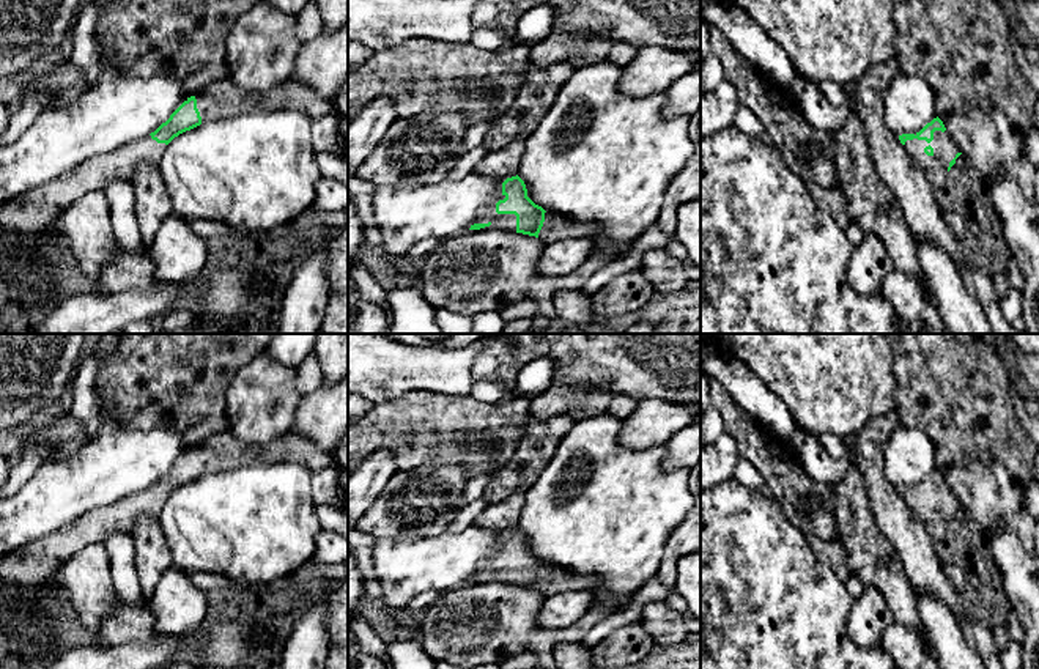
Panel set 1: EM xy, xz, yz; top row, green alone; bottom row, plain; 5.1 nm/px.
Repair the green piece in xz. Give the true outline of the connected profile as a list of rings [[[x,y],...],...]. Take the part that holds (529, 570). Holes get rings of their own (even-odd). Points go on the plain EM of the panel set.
[[[516,527],[502,535],[499,554],[485,562],[469,582],[516,584],[540,590],[545,597],[570,590],[592,589],[597,576],[575,575],[562,567],[548,565],[527,549],[524,534]]]

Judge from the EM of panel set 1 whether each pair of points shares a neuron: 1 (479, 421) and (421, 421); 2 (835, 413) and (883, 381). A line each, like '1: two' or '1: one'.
1: one
2: one

